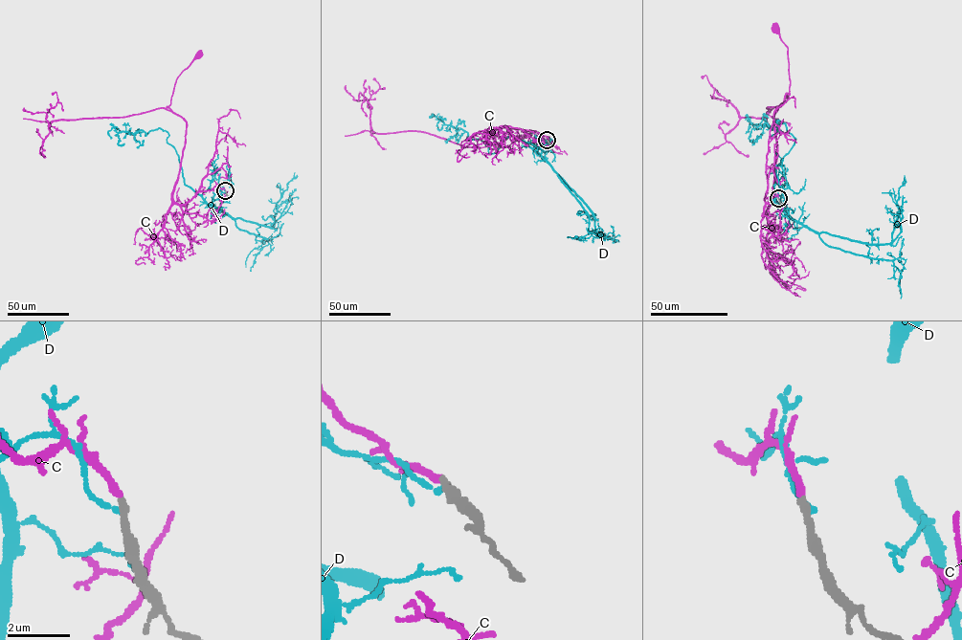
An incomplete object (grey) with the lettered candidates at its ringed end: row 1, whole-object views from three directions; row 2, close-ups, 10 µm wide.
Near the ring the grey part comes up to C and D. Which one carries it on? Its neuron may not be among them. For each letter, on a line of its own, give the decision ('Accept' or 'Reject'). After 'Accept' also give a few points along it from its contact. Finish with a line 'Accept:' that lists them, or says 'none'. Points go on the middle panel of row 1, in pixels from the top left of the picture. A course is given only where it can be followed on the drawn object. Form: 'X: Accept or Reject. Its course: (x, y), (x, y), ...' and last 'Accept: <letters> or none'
C: Accept. Its course: (547, 140), (528, 130), (499, 128), (494, 132), (501, 138), (507, 138), (488, 148), (507, 147), (521, 138)
D: Reject
Accept: C

